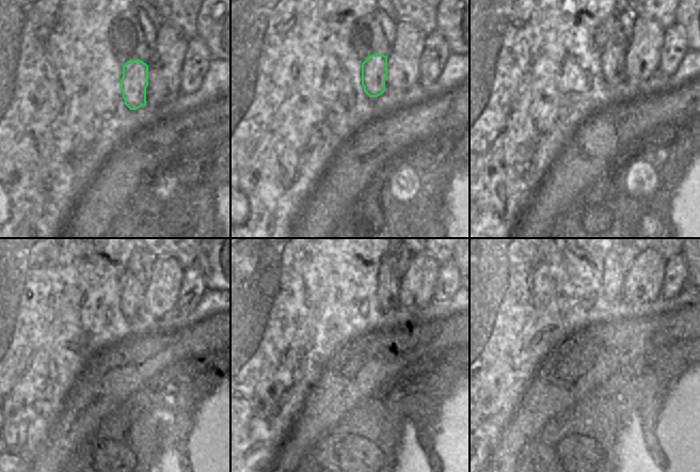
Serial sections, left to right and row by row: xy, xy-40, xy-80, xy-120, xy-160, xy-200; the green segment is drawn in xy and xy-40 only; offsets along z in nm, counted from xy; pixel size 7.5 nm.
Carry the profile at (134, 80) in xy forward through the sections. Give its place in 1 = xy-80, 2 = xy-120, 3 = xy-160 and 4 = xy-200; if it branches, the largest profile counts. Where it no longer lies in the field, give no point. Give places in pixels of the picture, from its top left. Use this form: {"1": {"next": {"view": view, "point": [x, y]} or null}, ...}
{"1": {"next": {"view": "xy-80", "point": [611, 58]}}, "2": {"next": {"view": "xy-120", "point": [134, 281]}}, "3": {"next": {"view": "xy-160", "point": [378, 265]}}, "4": {"next": {"view": "xy-200", "point": [613, 278]}}}

